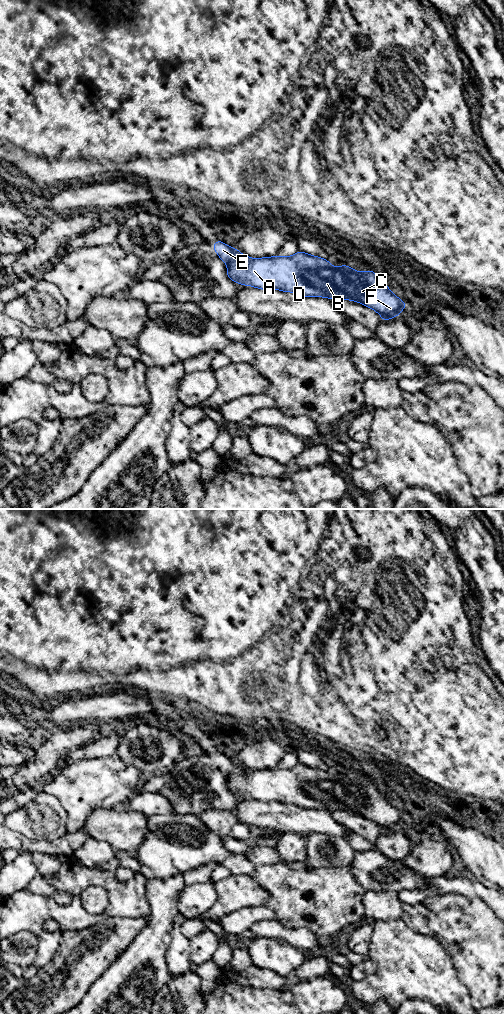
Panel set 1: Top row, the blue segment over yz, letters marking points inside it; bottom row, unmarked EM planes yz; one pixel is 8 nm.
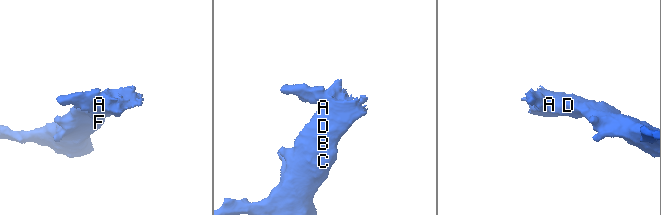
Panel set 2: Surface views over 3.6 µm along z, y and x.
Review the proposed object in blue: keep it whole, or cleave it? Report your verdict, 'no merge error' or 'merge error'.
merge error

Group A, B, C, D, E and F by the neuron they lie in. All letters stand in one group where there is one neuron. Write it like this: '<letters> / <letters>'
A B C D F / E

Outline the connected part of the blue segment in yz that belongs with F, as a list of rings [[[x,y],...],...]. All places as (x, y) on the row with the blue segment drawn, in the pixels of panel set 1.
[[[298,251],[289,257],[265,257],[253,259],[244,256],[242,262],[232,262],[227,268],[227,276],[234,282],[264,290],[277,289],[293,292],[306,297],[327,297],[332,300],[341,298],[359,302],[380,314],[383,321],[394,318],[408,307],[406,303],[394,295],[372,270],[355,271],[345,264],[334,268],[331,263],[318,256]]]

